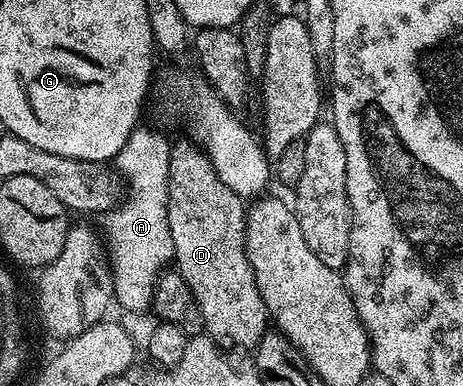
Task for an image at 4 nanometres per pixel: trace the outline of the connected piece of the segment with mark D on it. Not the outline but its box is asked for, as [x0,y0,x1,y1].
[168,139,269,350]

